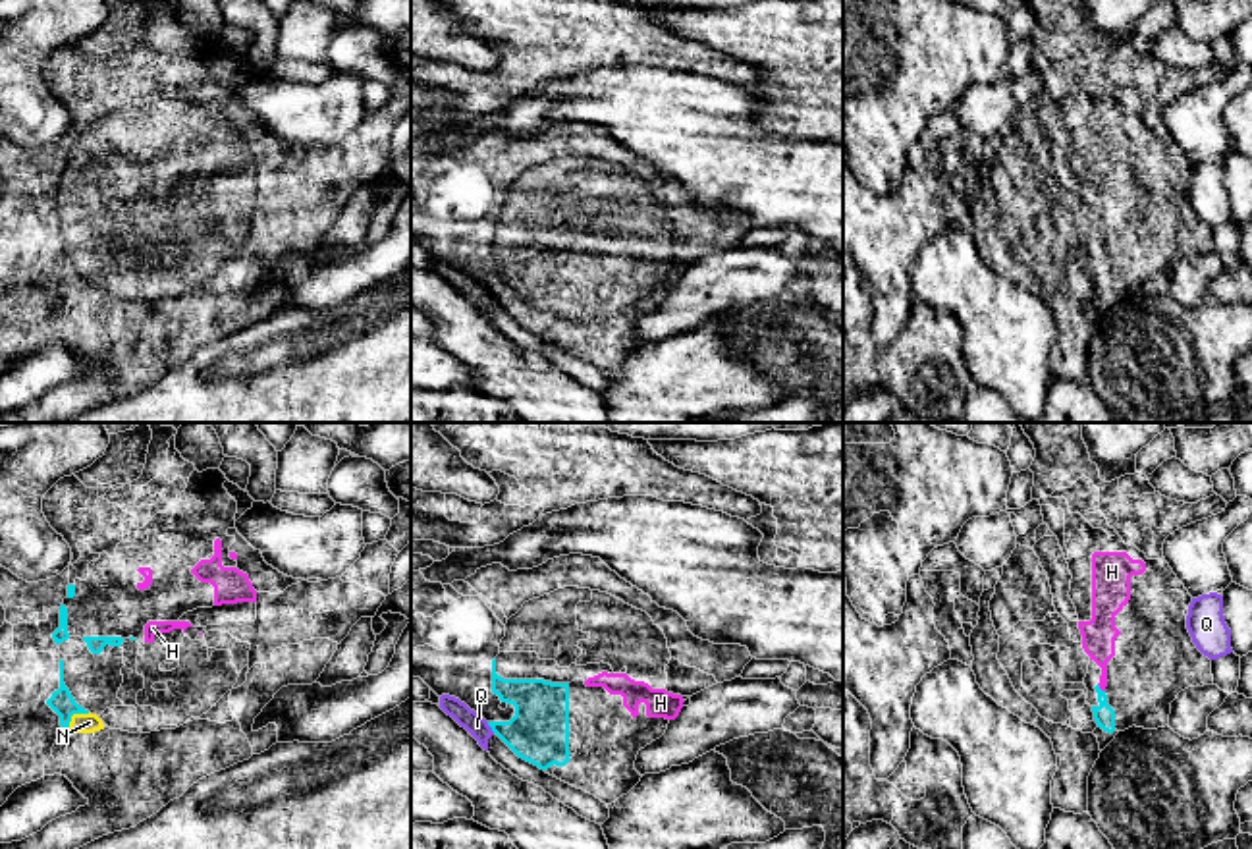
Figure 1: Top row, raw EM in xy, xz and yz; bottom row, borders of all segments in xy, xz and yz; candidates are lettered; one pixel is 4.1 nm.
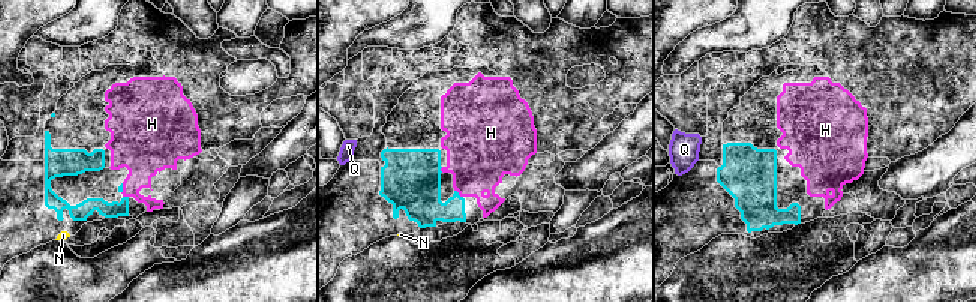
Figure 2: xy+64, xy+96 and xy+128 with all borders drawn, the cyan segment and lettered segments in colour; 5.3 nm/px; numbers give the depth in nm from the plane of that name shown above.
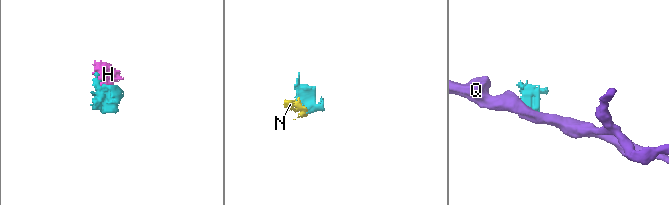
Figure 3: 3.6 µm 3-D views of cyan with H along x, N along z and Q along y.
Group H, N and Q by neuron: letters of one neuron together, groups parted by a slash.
H N / Q

